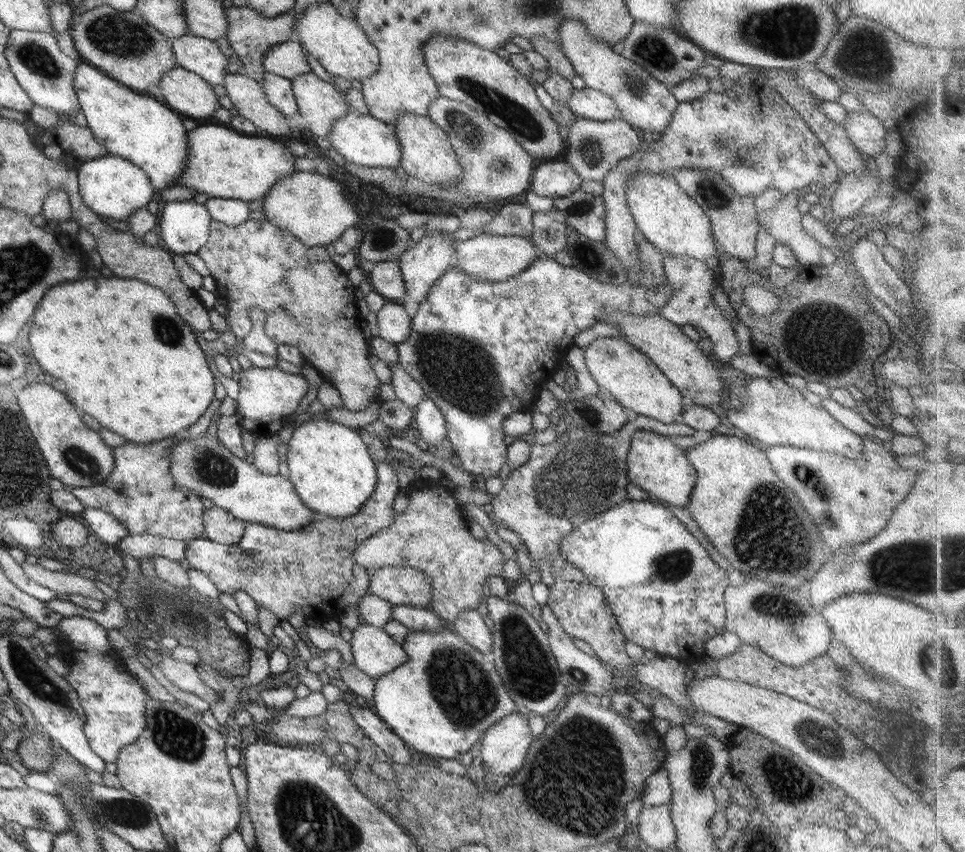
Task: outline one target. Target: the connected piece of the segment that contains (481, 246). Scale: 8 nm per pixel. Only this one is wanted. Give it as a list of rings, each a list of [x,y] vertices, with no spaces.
[[[479,232],[474,238],[456,242],[458,261],[452,266],[460,268],[464,274],[472,278],[500,282],[516,276],[532,265],[538,258],[534,245],[534,242],[526,237],[494,236]]]

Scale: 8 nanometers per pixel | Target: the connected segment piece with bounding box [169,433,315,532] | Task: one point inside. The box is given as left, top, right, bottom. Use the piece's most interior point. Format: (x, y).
(204, 466)

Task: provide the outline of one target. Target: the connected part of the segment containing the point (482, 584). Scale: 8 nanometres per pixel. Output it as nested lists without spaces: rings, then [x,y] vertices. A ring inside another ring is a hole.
[[[417,480],[408,490],[409,506],[402,514],[396,514],[392,526],[382,528],[380,532],[364,539],[362,544],[354,549],[354,561],[362,566],[371,576],[374,571],[392,566],[408,566],[424,572],[430,578],[432,585],[432,608],[444,623],[453,623],[458,615],[466,609],[476,609],[485,598],[488,580],[491,576],[503,577],[505,558],[487,538],[474,536],[469,531],[468,521],[462,513],[462,506],[454,499],[454,490],[432,482]]]

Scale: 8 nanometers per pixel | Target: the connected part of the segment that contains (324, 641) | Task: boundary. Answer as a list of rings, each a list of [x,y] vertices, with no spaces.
[[[305,625],[300,635],[307,640],[314,653],[326,649],[337,649],[344,662],[355,666],[351,646],[341,635],[332,634],[323,625],[319,627]]]

